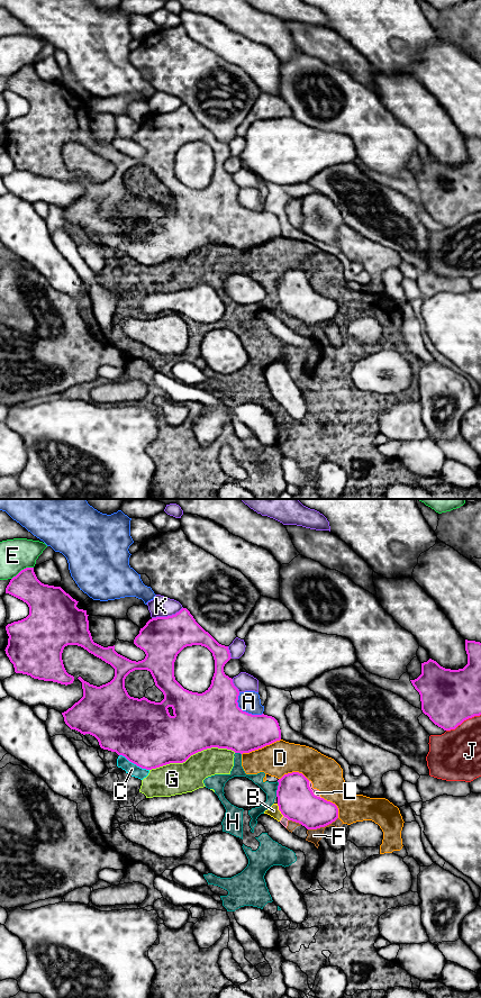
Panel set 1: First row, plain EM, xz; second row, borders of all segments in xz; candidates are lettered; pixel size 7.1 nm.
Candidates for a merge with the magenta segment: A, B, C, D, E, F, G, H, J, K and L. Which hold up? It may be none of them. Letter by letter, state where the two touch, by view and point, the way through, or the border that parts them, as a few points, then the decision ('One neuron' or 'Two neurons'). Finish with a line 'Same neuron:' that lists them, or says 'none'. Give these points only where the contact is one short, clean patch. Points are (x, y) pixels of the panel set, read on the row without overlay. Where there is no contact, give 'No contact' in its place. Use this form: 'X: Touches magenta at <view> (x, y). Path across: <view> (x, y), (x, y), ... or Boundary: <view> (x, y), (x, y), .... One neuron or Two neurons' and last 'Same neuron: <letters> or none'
A: Touches magenta at xz (244, 208). Two neurons
B: Touches magenta at xz (279, 306). Boundary: xz (277, 300), (283, 311). Two neurons
C: Touches magenta at xz (134, 260). Boundary: xz (119, 251), (148, 266). Two neurons
D: Touches magenta at xz (261, 244). Two neurons
E: Touches magenta at xz (21, 66). Two neurons
F: Touches magenta at xz (323, 323). Two neurons
G: Touches magenta at xz (192, 251). Two neurons
H: Touches magenta at xz (278, 286). Two neurons
J: Touches magenta at xz (463, 217). Two neurons
K: Touches magenta at xz (168, 112). Two neurons
L: Touches magenta at xz (311, 288). Two neurons
Same neuron: none

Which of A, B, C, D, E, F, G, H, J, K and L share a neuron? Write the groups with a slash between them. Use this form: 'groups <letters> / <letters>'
groups A / B C D F G H L / E / J / K

